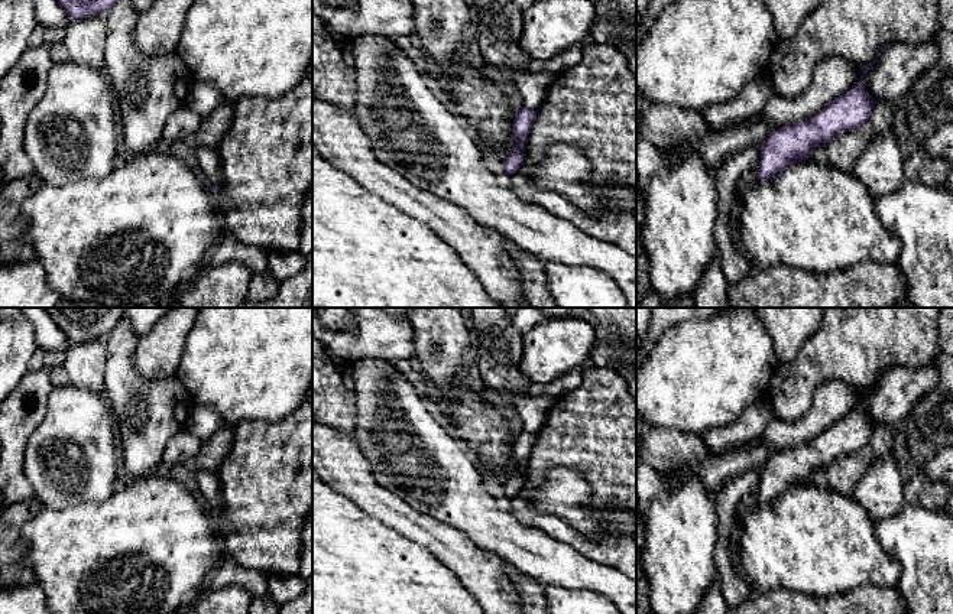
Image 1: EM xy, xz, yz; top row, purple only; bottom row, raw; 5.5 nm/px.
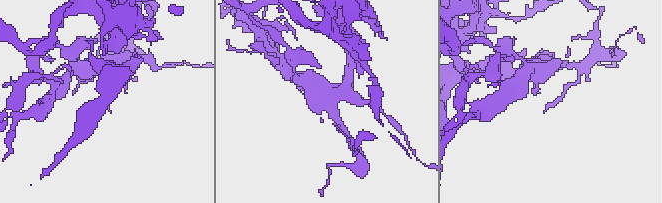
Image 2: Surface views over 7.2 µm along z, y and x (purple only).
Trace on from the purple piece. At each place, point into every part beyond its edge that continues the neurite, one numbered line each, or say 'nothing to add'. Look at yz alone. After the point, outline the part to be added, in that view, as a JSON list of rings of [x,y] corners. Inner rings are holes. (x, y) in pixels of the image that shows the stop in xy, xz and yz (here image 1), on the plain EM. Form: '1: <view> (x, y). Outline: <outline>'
nothing to add

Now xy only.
nothing to add

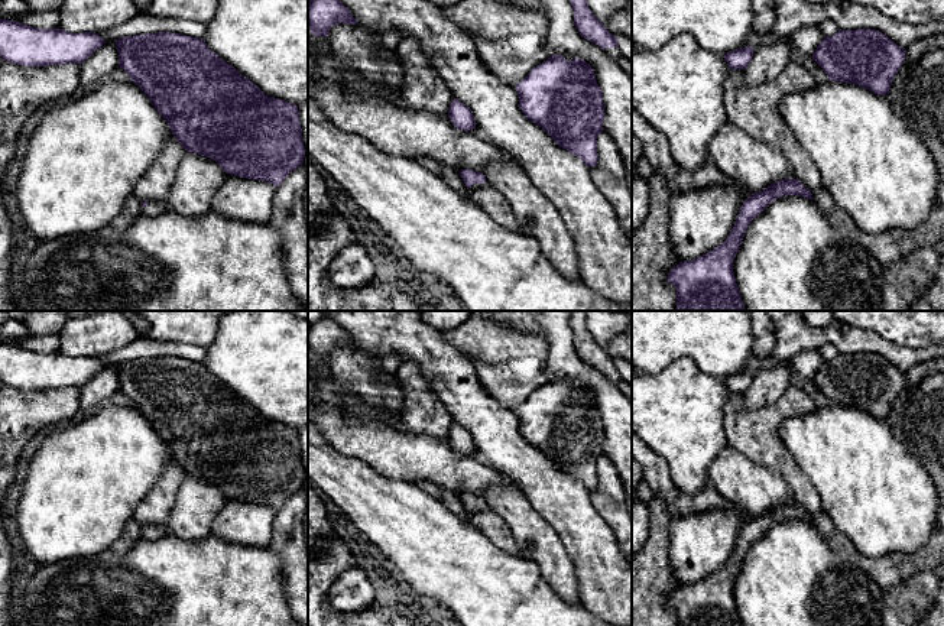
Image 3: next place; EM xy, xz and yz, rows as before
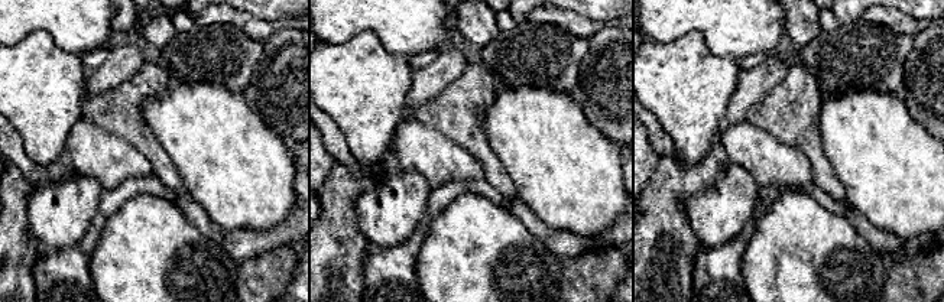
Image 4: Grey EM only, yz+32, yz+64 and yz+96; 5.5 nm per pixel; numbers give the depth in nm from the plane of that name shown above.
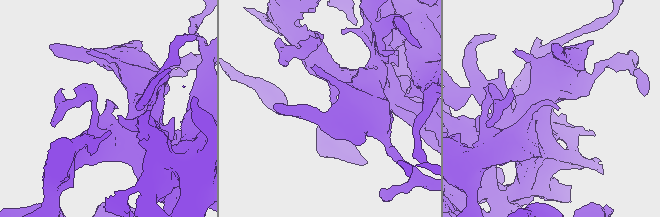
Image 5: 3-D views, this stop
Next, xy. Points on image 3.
1: xy (153, 531). Outline: [[[149,525],[146,531],[142,531],[142,538],[146,539],[159,539],[162,538],[165,531],[158,525]]]

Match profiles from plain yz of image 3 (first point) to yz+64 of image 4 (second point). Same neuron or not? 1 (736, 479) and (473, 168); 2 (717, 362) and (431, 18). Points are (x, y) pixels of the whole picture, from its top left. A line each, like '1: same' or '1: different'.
1: same
2: same

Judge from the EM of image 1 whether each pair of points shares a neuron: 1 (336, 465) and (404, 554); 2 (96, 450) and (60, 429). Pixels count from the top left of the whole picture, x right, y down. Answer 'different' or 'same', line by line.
1: different
2: same

